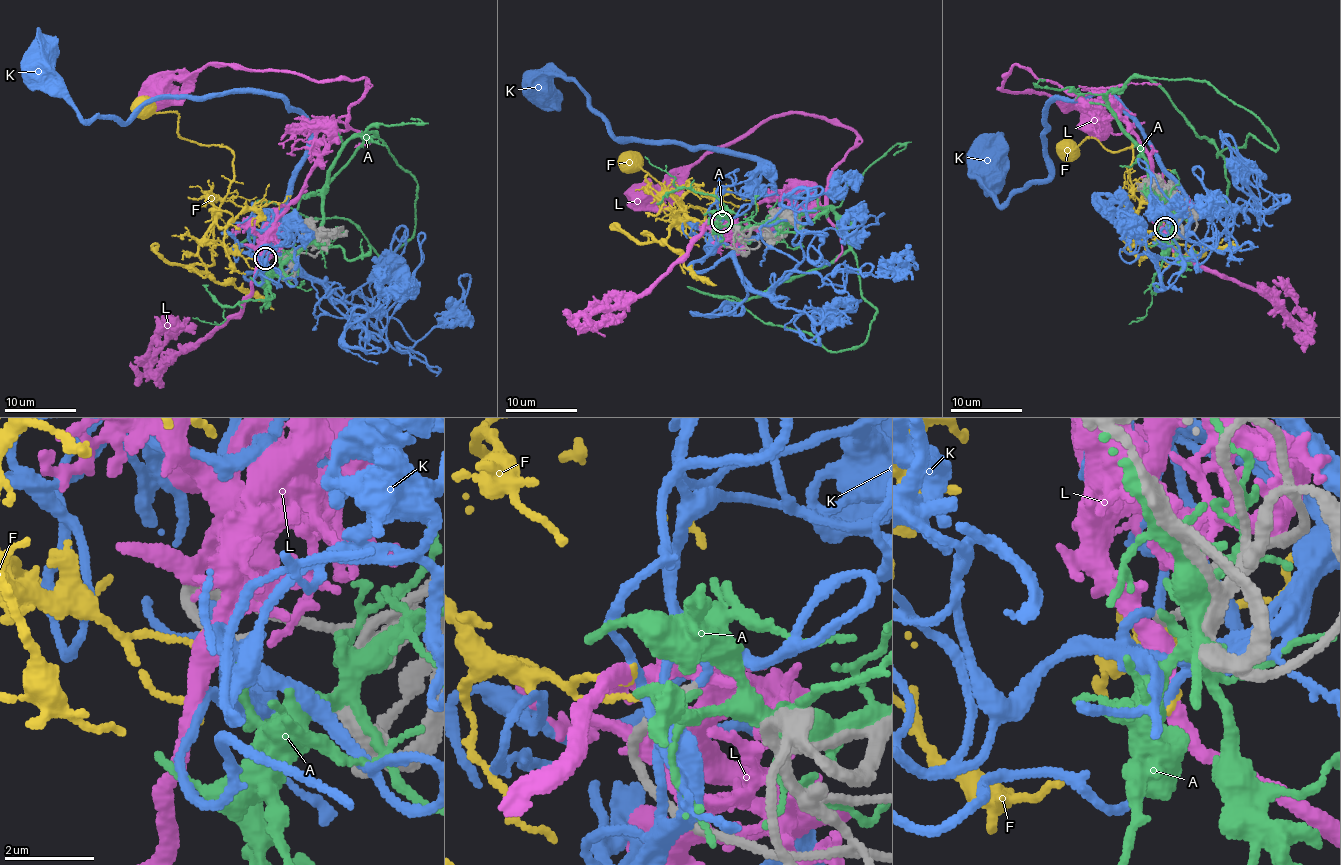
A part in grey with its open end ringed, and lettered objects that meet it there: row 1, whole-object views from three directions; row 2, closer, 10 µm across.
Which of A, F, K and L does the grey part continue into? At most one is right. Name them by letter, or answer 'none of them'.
K

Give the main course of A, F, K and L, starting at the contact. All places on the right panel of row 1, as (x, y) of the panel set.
A: (1167, 229), (1174, 236), (1111, 90), (1143, 76), (1203, 80), (1276, 142), (1248, 134), (1217, 158)
F: (1167, 230), (1136, 237), (1138, 198), (1129, 171), (1134, 140), (1116, 152), (1089, 138), (1067, 149)
K: (1165, 228), (1208, 204), (1102, 93), (1050, 104), (1046, 179), (1000, 204), (989, 171)
L: (1167, 230), (1158, 220), (1152, 158), (1104, 94), (1071, 95), (1016, 65), (999, 87), (1054, 96), (1095, 124)

